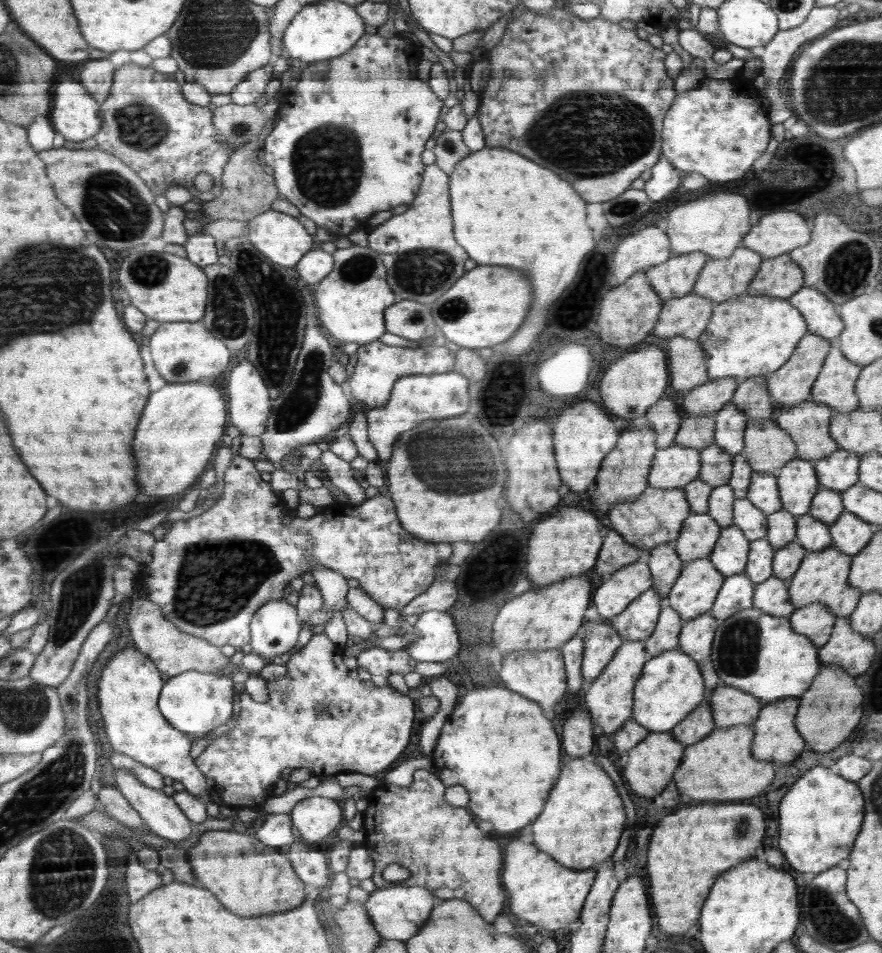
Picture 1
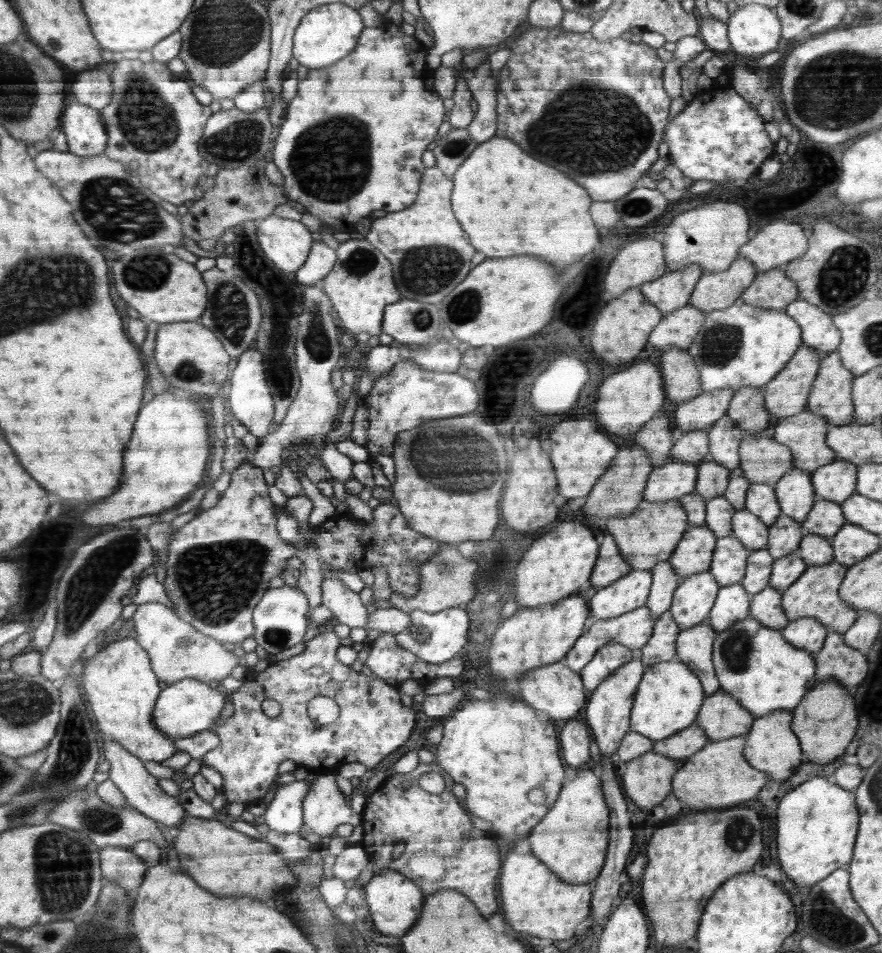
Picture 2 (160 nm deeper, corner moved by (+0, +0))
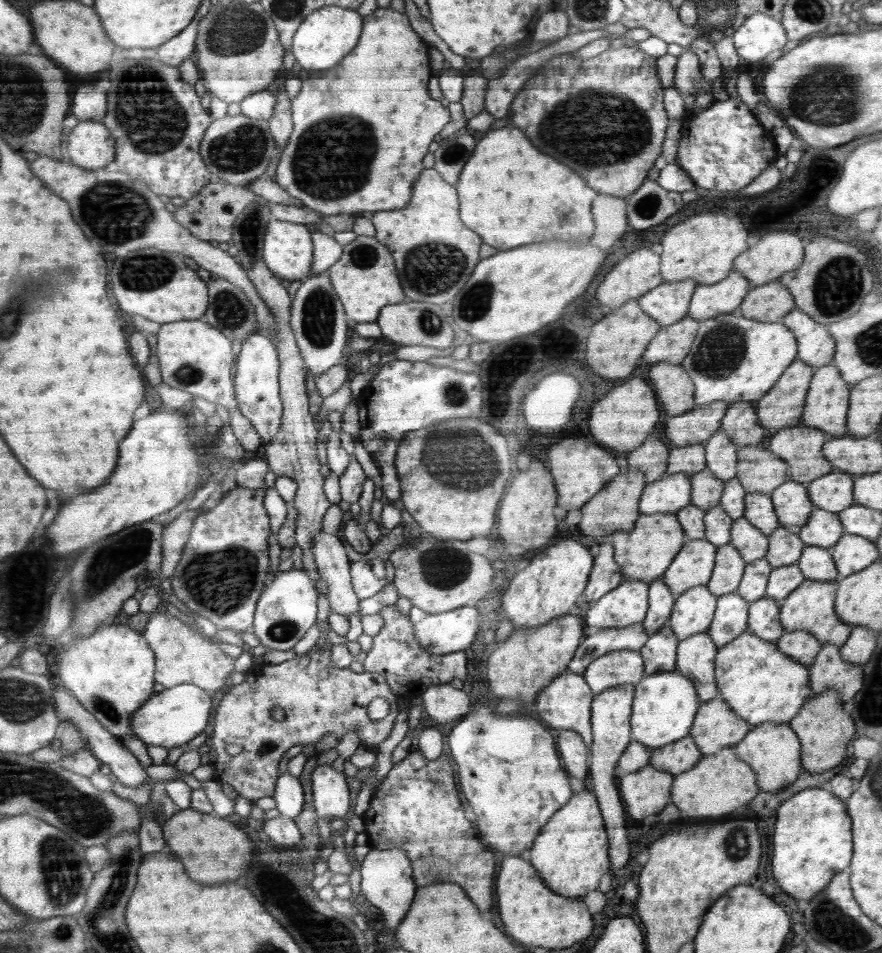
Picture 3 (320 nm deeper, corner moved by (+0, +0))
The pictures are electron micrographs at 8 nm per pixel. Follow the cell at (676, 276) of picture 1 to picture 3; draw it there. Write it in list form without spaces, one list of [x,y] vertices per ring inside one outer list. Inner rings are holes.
[[[694,279],[663,282],[638,301],[643,312],[655,318],[660,326],[670,326],[690,314],[691,298],[697,286]]]

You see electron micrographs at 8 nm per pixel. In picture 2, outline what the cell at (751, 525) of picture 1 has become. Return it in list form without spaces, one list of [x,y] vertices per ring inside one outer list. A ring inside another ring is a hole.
[[[736,510],[731,520],[732,534],[738,537],[751,551],[767,546],[770,538],[770,528],[750,511]]]

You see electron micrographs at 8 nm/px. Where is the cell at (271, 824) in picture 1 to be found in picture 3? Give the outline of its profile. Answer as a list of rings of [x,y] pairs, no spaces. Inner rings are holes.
[[[286,770],[279,778],[279,785],[273,798],[276,801],[276,810],[280,812],[280,816],[294,819],[300,814],[305,803],[300,779],[290,775],[289,771]]]

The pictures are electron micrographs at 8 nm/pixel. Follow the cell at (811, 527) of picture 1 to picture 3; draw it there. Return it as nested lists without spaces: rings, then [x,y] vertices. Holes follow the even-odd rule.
[[[805,545],[801,557],[796,562],[806,578],[830,582],[838,579],[838,569],[834,554],[829,549],[820,546]]]

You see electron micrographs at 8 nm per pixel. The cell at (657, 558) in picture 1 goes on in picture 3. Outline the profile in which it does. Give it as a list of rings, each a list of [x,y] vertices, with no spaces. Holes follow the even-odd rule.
[[[663,576],[649,583],[649,607],[641,622],[646,627],[649,636],[658,632],[669,620],[675,601],[676,598],[663,581]]]

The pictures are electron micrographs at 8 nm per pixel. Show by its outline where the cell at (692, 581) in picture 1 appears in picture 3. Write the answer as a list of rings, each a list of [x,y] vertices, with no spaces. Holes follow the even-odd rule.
[[[706,584],[689,588],[674,603],[669,623],[678,640],[705,632],[715,616],[718,598]]]

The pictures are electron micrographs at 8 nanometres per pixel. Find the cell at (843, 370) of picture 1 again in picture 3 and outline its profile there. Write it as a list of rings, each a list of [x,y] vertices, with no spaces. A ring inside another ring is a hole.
[[[833,363],[815,369],[801,424],[822,429],[829,438],[847,434],[849,384]]]

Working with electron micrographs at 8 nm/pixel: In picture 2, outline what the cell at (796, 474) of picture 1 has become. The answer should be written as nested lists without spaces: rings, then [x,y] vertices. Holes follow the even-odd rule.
[[[793,467],[774,489],[781,512],[796,522],[804,522],[817,499],[810,473]]]

